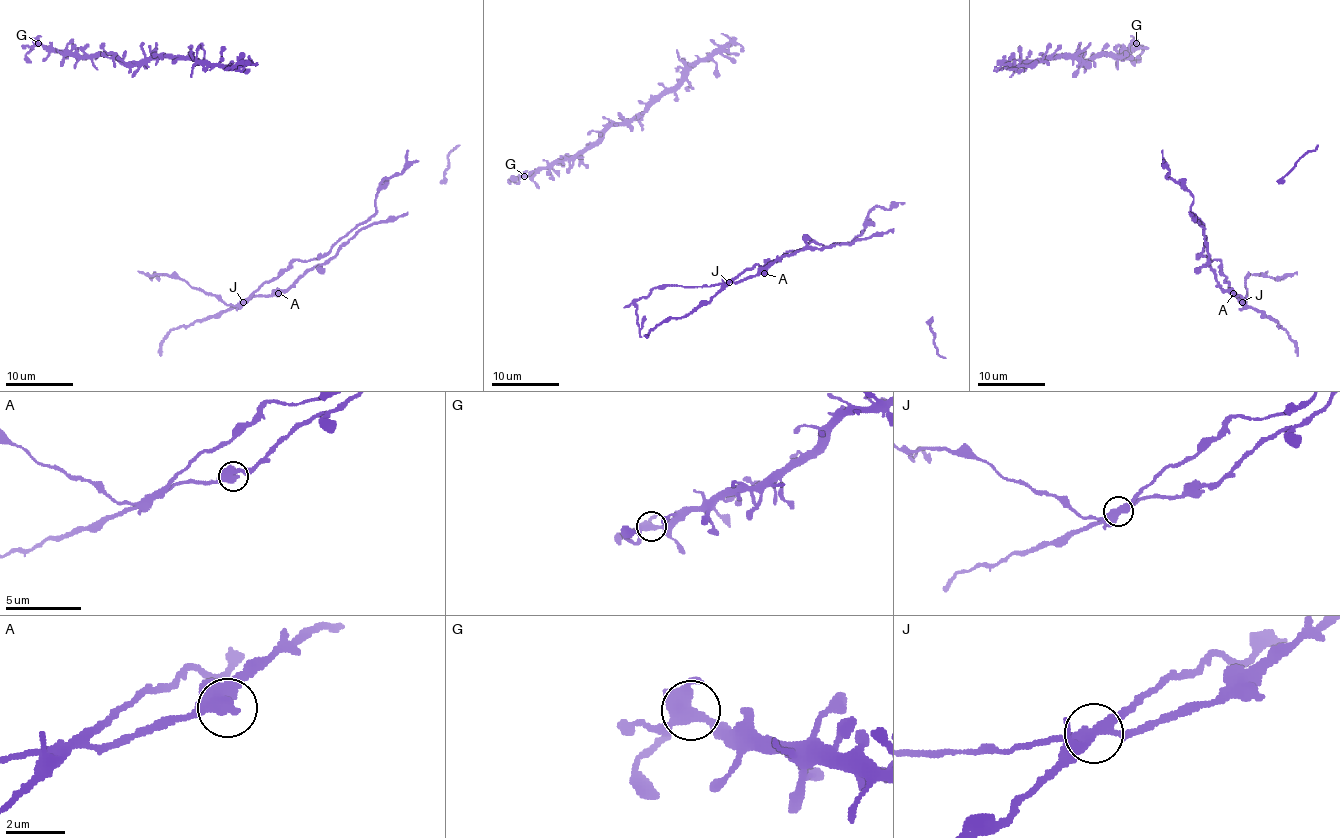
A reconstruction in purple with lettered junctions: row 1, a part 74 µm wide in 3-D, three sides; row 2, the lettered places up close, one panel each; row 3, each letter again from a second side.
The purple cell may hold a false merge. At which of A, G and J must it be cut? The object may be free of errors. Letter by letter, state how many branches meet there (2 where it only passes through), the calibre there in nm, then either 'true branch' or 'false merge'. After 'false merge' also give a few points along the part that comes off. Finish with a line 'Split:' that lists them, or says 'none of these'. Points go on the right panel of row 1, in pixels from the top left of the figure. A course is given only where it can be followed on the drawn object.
A: 3 branches meet; 440 nm thick; true branch
G: 3 branches meet; 400 nm thick; true branch
J: 3 branches meet; 400 nm thick; false merge; foreign part runs (1242, 301), (1218, 259), (1201, 253), (1206, 238), (1191, 212), (1193, 196), (1166, 177), (1169, 172), (1161, 150)
Split: J

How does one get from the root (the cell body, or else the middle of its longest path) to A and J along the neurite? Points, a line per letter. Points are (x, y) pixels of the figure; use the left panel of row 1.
A: (406, 150), (401, 172), (381, 184), (376, 212), (334, 256), (278, 293)
J: (406, 150), (401, 172), (383, 180), (372, 216), (351, 229), (327, 253), (307, 261), (295, 259), (243, 301)

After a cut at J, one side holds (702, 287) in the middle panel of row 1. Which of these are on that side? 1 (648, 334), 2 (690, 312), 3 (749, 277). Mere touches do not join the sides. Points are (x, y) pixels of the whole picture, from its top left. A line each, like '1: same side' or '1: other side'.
1: other side
2: other side
3: same side

